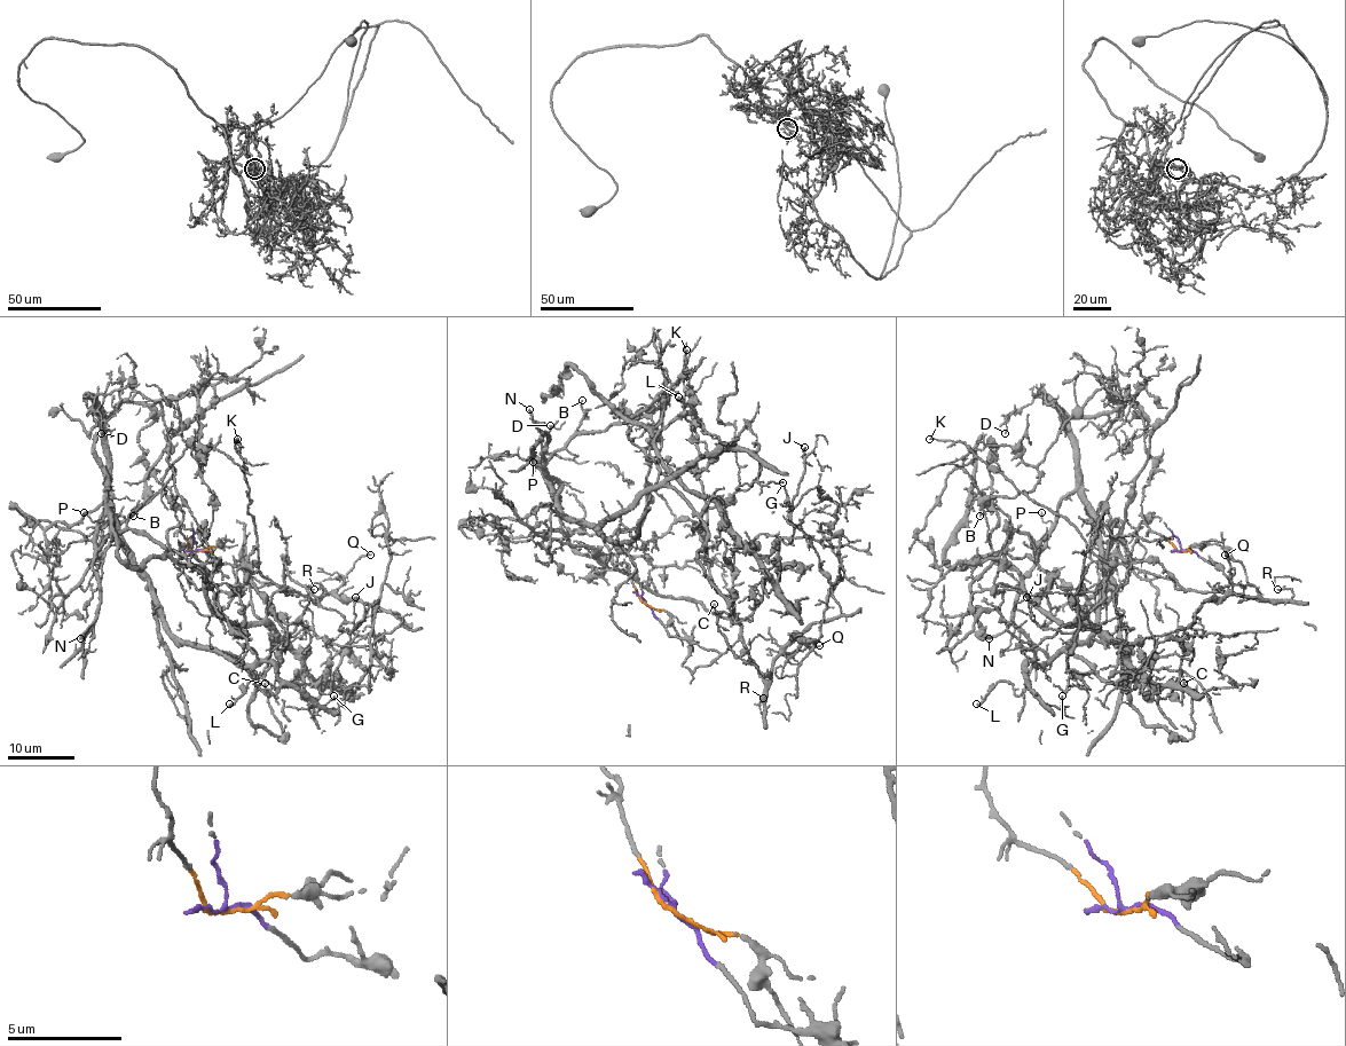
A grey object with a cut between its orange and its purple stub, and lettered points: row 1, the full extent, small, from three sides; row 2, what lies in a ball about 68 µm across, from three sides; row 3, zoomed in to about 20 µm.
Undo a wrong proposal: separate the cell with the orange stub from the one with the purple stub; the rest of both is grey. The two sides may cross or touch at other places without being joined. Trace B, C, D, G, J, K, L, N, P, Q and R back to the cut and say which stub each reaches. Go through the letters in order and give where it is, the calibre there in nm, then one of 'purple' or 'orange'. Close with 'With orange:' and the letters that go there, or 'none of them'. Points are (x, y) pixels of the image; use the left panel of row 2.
B: place (133, 516); calibre 130 nm; orange
C: place (265, 683); calibre 100 nm; orange
D: place (101, 433); calibre 120 nm; orange
G: place (333, 695); calibre 120 nm; orange
J: place (355, 597); calibre 140 nm; purple
K: place (237, 439); calibre 160 nm; purple
L: place (229, 704); calibre 240 nm; orange
N: place (80, 638); calibre 200 nm; orange
P: place (84, 512); calibre 130 nm; orange
Q: place (370, 555); calibre 150 nm; purple
R: place (314, 589); calibre 110 nm; purple
With orange: B, C, D, G, L, N, P

